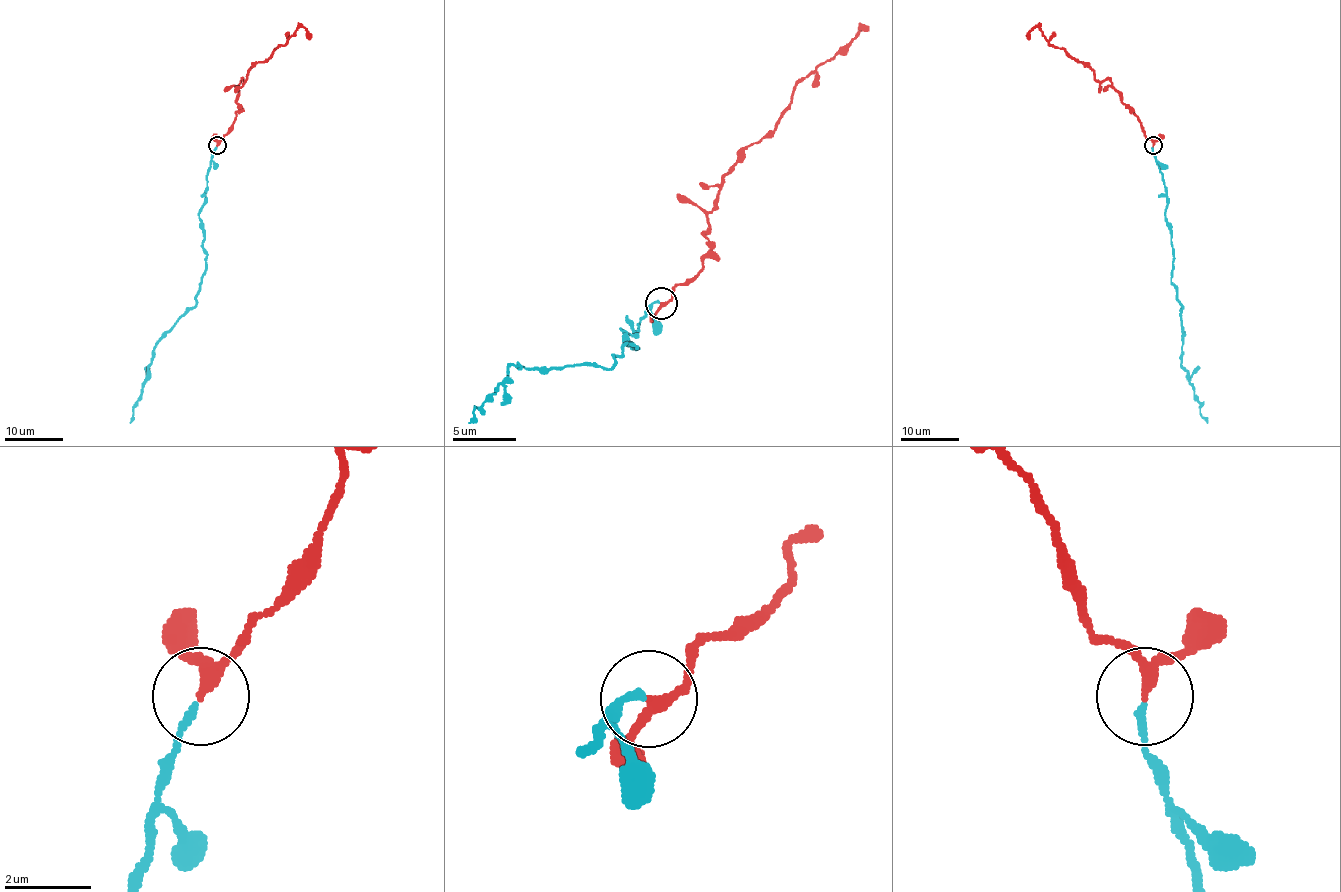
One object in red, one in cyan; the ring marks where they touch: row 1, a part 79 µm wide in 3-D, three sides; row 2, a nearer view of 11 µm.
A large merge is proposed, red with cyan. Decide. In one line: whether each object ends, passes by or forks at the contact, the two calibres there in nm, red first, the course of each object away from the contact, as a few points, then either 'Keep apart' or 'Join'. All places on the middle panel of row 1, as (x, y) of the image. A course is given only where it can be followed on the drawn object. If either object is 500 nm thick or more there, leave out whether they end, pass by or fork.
At the ring red passes by. At the ring cyan ends. Thickness 240 nm (red) against 130 nm. Course of red: (660, 303), (701, 268), (708, 214), (721, 182), (765, 137), (804, 79), (868, 31). Course of cyan: (660, 303), (637, 323), (634, 335), (621, 329), (637, 348), (628, 342), (615, 364), (513, 364), (468, 422). Join

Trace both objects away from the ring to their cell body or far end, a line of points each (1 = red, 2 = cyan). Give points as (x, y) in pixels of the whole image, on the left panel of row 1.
1: (217, 146), (238, 110), (238, 84), (244, 81), (253, 66), (264, 62), (299, 27), (309, 33), (311, 39)
2: (217, 146), (206, 173), (205, 204), (199, 212), (206, 260), (196, 305), (154, 348), (130, 422)

